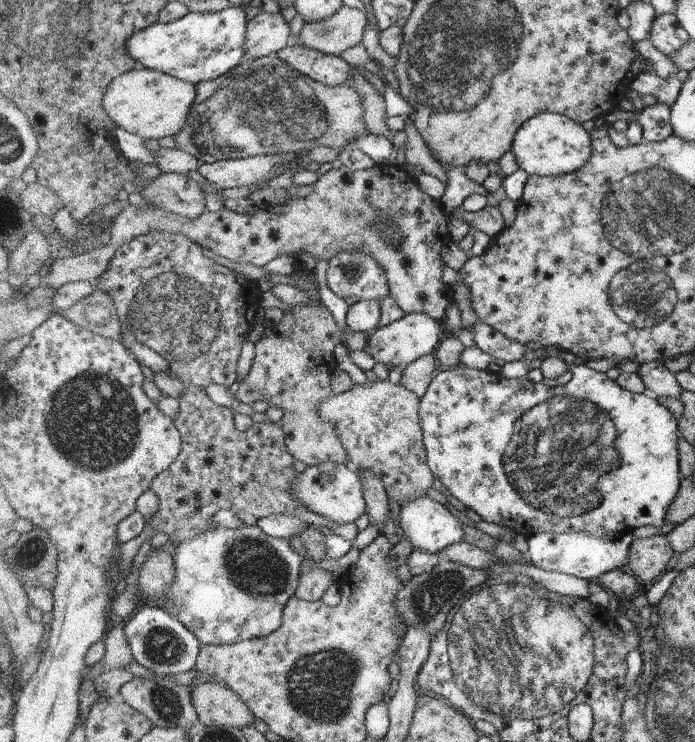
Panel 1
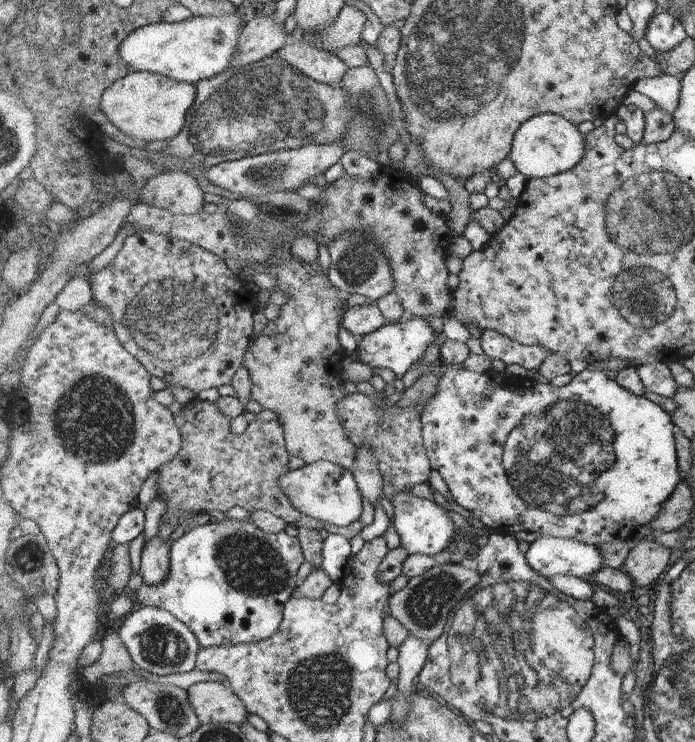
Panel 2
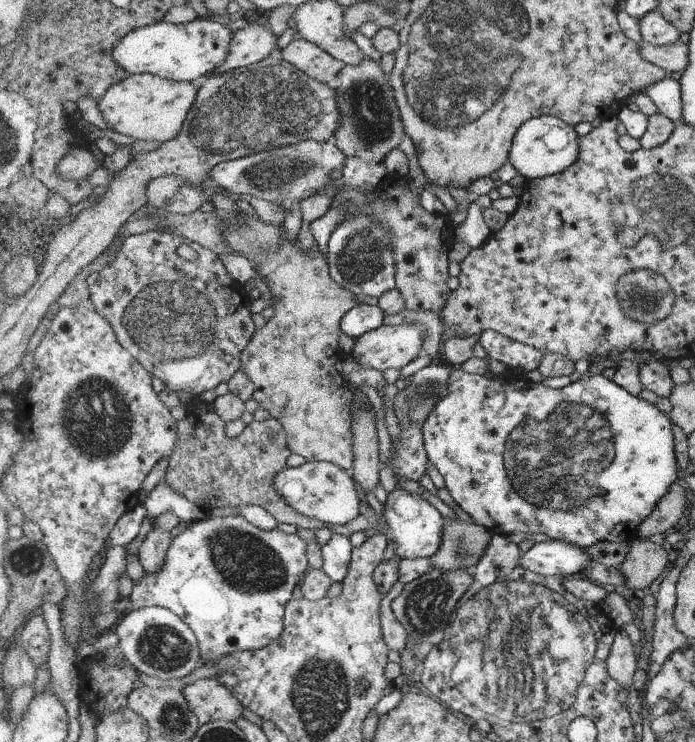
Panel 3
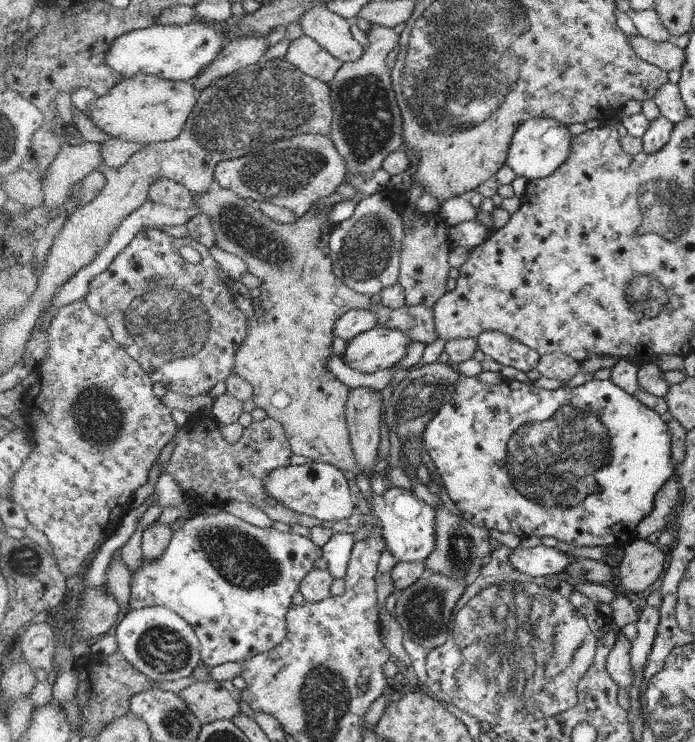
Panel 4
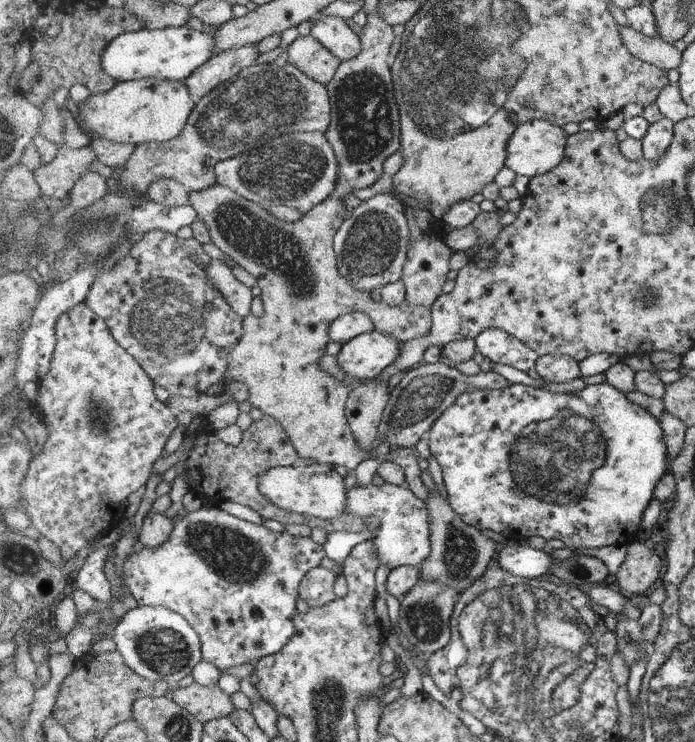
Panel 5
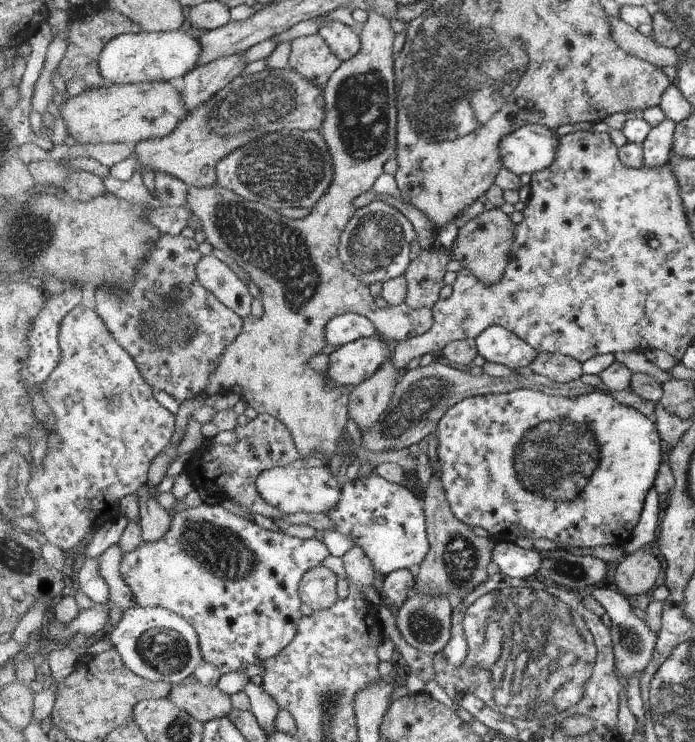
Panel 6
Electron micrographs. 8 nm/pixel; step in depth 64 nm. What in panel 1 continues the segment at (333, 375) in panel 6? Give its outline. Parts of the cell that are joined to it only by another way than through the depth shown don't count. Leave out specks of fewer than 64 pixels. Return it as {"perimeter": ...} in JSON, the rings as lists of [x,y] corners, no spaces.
{"perimeter":[[[405,314],[404,318],[374,330],[368,336],[368,342],[366,342],[363,350],[366,354],[372,356],[376,363],[382,363],[386,367],[408,367],[421,356],[437,350],[443,330],[443,324],[427,314]]]}

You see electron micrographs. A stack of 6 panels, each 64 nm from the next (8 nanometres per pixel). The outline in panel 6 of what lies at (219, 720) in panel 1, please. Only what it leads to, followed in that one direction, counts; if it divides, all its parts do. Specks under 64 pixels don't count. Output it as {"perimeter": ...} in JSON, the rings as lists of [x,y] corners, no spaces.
{"perimeter":[[[197,681],[194,684],[173,685],[170,697],[174,704],[203,723],[227,717],[234,709],[230,695],[222,692],[219,684],[210,686]]]}

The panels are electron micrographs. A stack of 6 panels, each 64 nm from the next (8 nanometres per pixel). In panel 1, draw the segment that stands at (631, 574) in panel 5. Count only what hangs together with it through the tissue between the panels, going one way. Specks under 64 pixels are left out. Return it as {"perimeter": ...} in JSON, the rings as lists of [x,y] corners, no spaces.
{"perimeter":[[[658,535],[633,540],[627,564],[642,585],[662,574],[672,558],[672,547],[666,535]]]}

